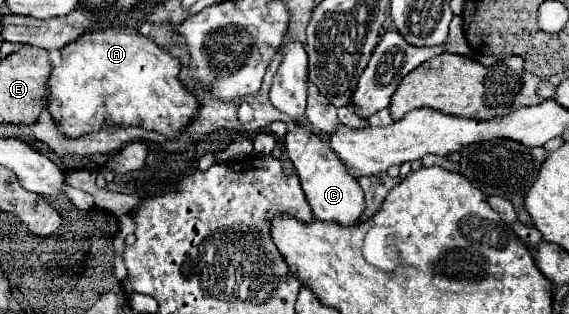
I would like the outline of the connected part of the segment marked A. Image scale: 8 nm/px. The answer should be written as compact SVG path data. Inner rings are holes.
M128 25L98 29L60 49L46 79L46 107L64 137L82 137L104 126L140 125L176 139L198 113L196 95L180 81L180 61Z

